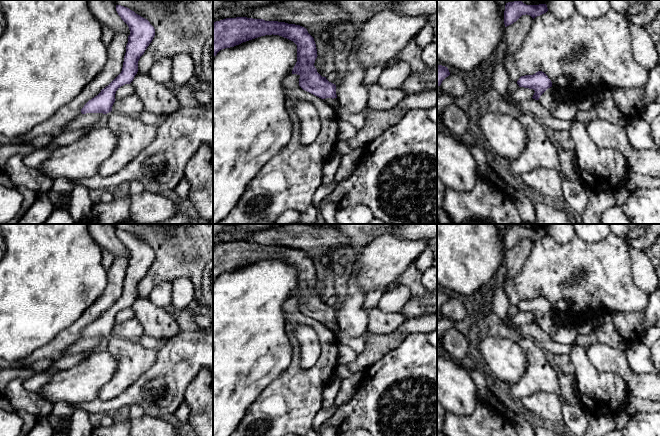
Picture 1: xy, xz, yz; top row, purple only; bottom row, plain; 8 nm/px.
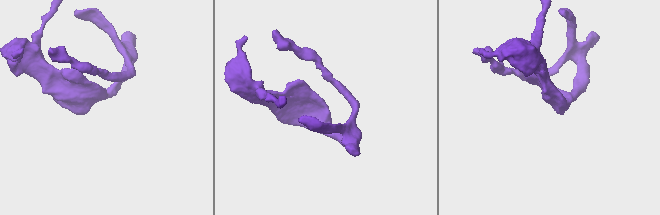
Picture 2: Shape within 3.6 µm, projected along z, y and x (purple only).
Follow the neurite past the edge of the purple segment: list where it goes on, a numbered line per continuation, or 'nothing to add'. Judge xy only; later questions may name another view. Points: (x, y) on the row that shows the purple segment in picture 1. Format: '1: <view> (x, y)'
1: xy (133, 135)

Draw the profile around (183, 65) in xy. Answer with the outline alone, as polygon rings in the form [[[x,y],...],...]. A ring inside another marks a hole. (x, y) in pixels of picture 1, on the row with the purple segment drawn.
[[[180,53],[172,59],[172,82],[176,86],[188,85],[188,81],[194,76],[195,63],[192,57],[186,53]]]

